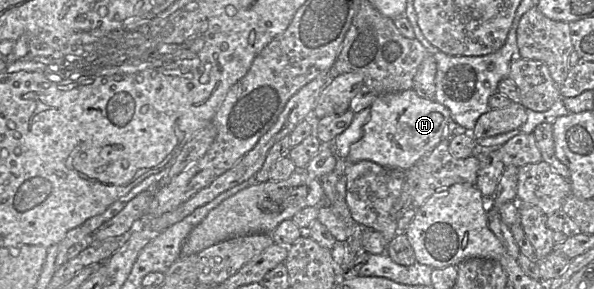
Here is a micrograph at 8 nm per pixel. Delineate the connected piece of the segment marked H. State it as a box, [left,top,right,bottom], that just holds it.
[349,89,450,170]

